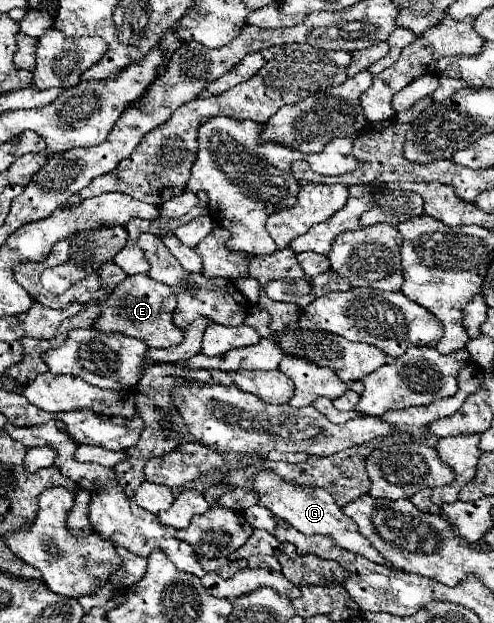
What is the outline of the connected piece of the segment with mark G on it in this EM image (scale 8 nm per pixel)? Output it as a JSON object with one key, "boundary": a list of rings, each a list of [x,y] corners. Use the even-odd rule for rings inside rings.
{"boundary":[[[263,471],[259,473],[259,477],[255,479],[255,491],[259,493],[259,499],[261,499],[261,505],[271,509],[279,519],[287,521],[289,525],[293,525],[297,531],[301,531],[303,535],[329,535],[333,539],[333,543],[341,549],[347,549],[347,551],[353,551],[357,555],[363,555],[365,559],[369,561],[375,561],[375,563],[381,563],[381,565],[387,565],[391,569],[399,569],[391,563],[387,563],[383,559],[383,555],[373,549],[373,545],[361,537],[361,533],[357,531],[357,525],[351,517],[347,517],[335,503],[335,499],[331,497],[331,493],[327,493],[325,489],[309,489],[309,487],[295,487],[295,485],[289,485],[289,483],[283,483],[275,473],[271,471]]]}

